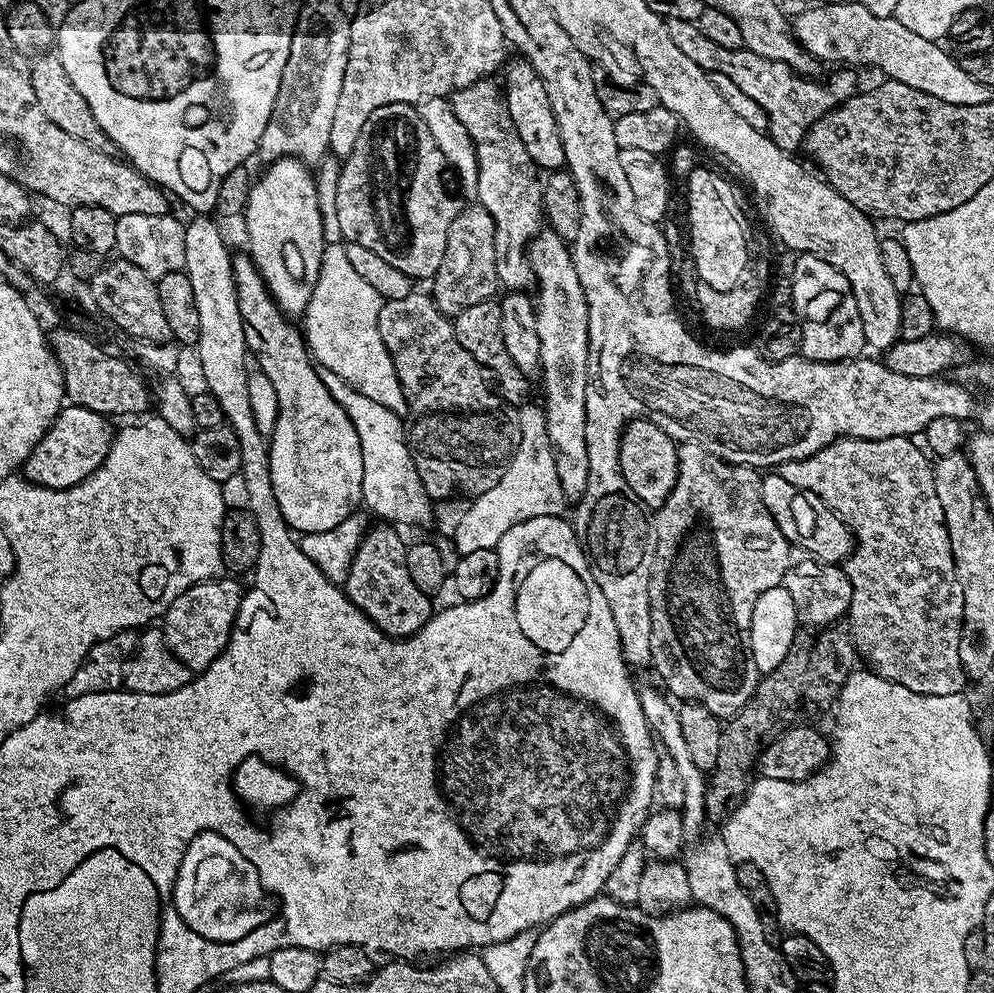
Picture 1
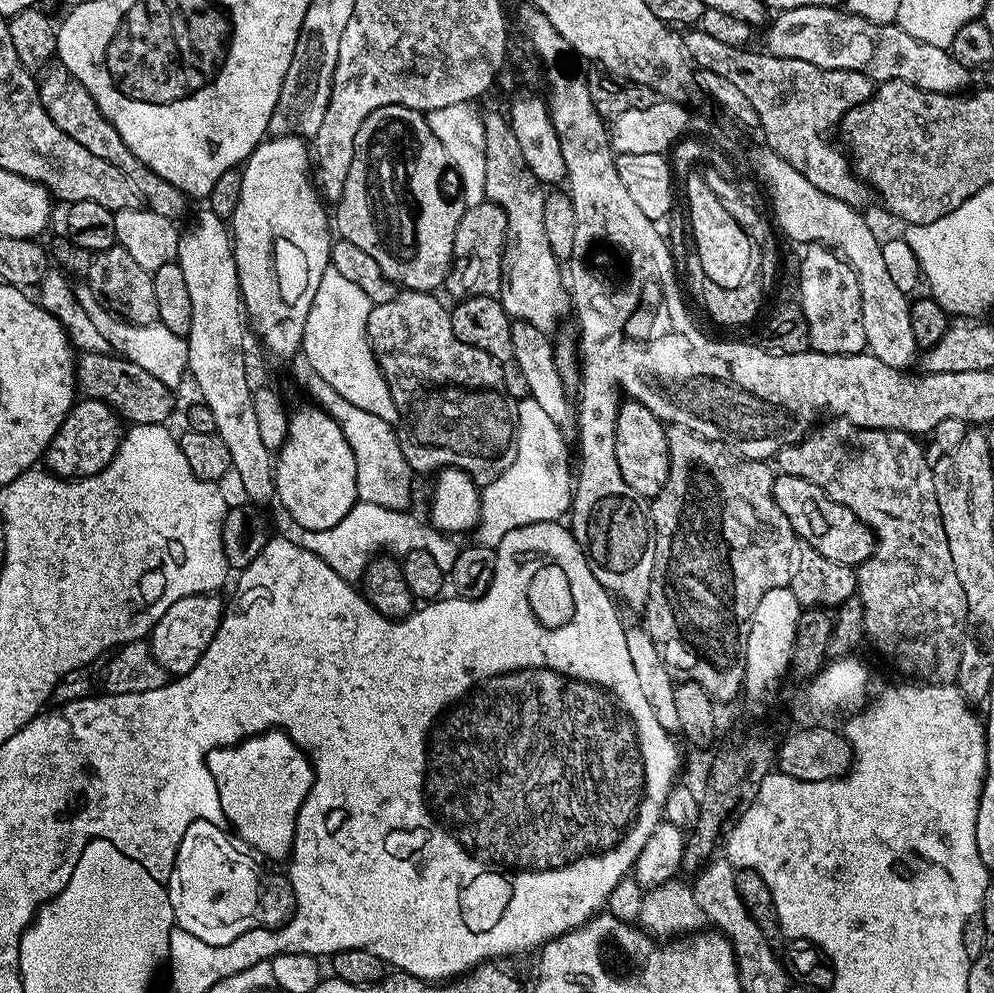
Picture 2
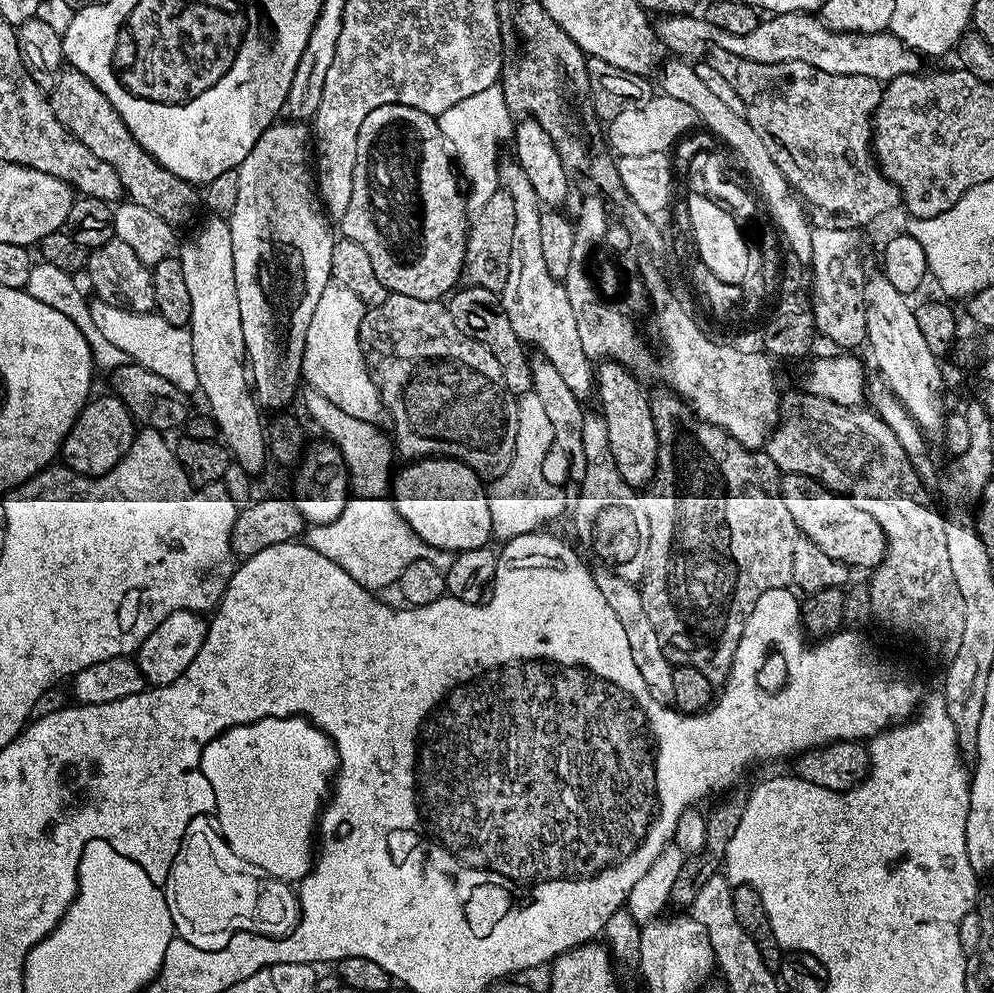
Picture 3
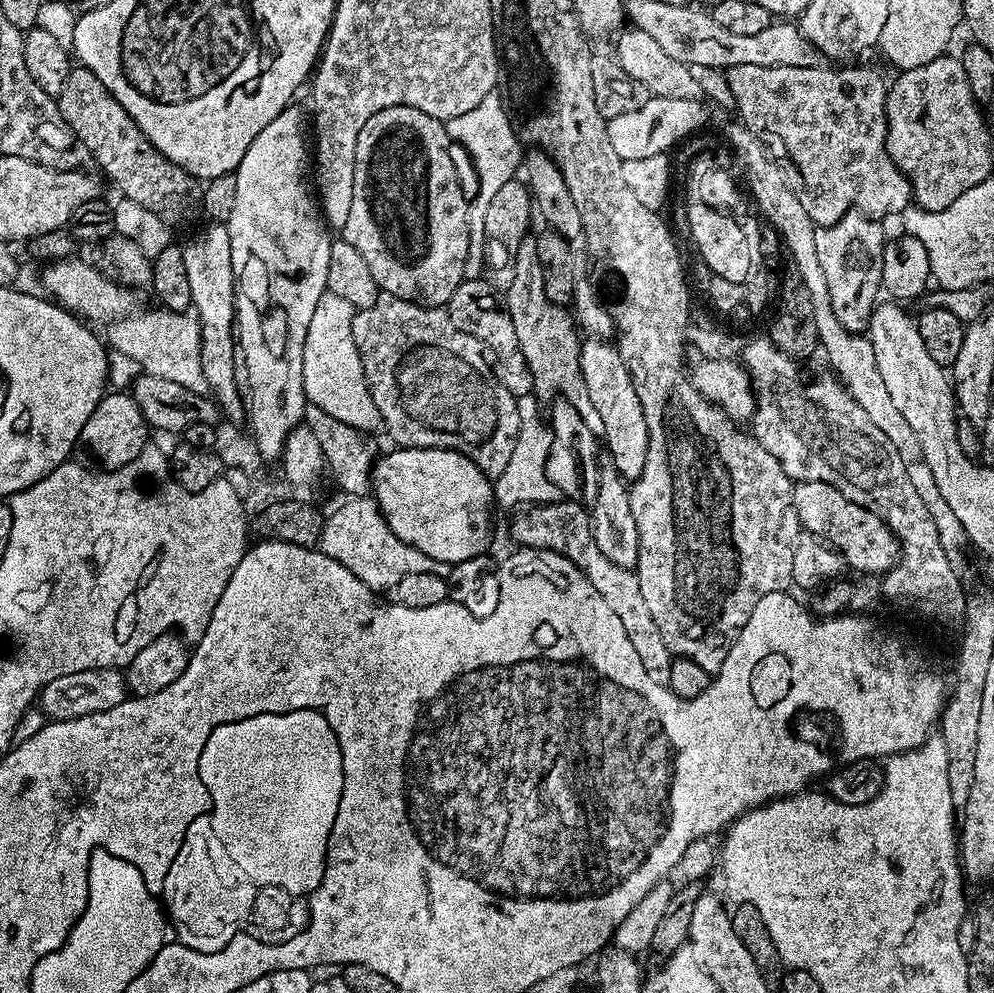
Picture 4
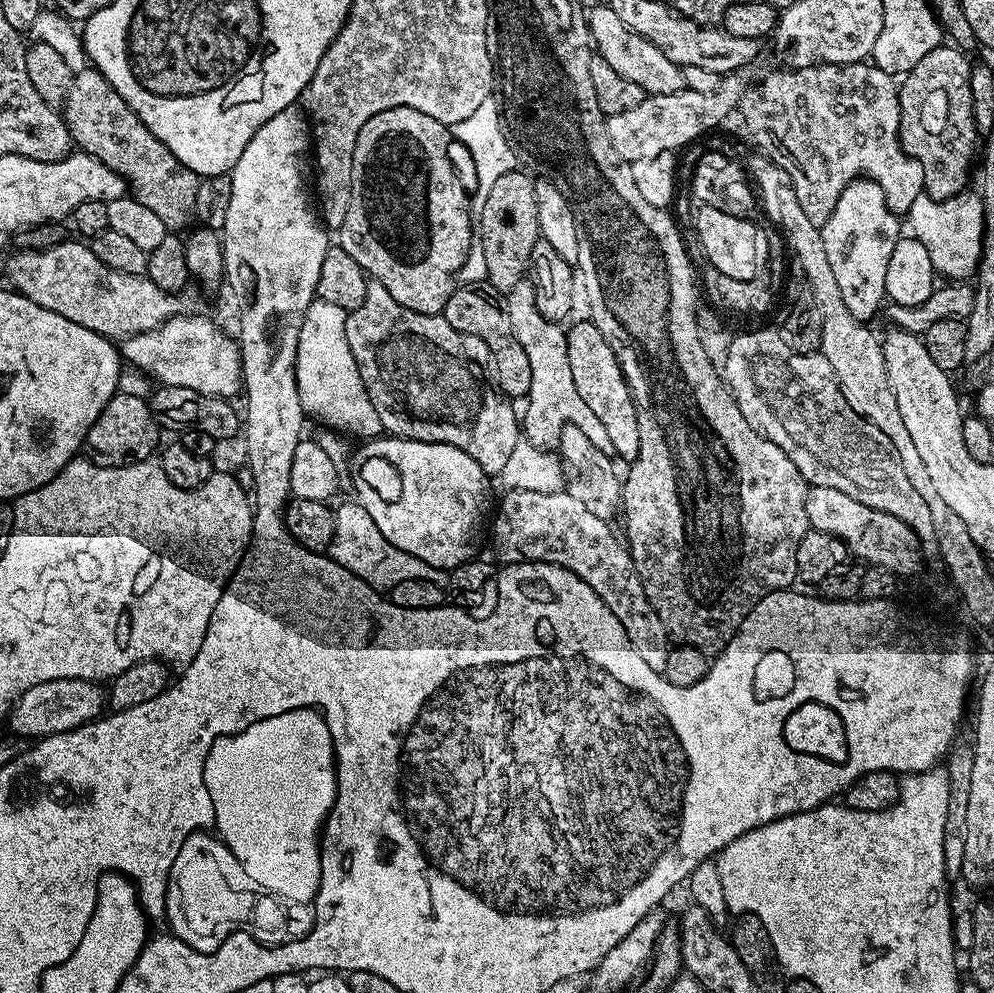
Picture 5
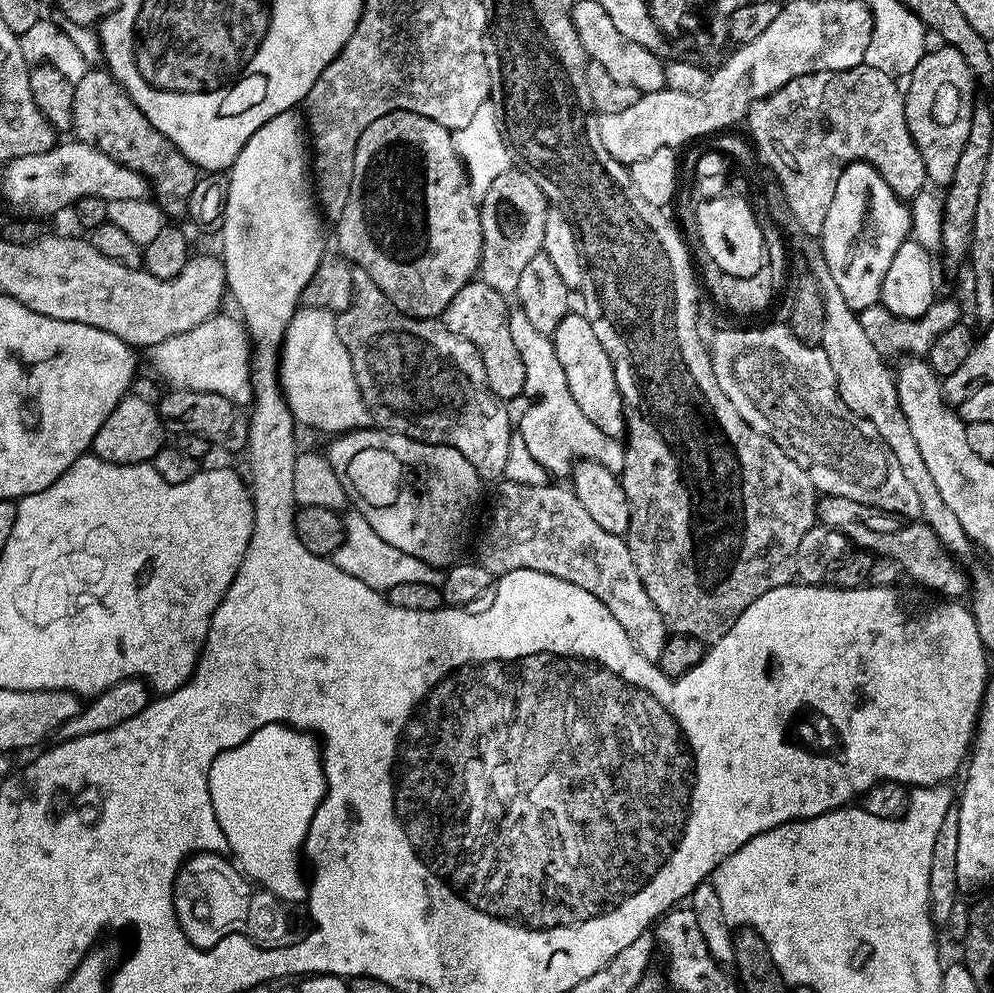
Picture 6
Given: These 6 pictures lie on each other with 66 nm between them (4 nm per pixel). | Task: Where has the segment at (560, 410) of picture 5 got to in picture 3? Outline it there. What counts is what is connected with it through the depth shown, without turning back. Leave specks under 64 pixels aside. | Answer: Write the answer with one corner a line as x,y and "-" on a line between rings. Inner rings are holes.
506,158
499,161
499,187
514,198
514,242
510,242
510,258
508,259
508,273
506,286
499,293
500,303
506,310
506,318
510,318
510,326
514,326
514,334
524,341
525,345
536,347
535,351
544,356
558,370
570,390
581,401
587,401
588,391
594,388
594,364
584,353
582,338
578,334
578,313
572,305
572,299
566,294
563,283
552,277
550,270
546,270
546,262
542,255
541,221
542,205
534,186
530,186
530,178
526,178
526,170
516,163
515,159

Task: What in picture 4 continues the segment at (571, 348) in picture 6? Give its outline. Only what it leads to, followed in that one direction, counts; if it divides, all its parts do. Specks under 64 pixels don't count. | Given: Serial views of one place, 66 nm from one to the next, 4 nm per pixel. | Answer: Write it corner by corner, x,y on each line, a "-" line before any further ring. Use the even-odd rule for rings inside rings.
588,338
580,345
580,373
582,382
586,382
586,394
590,394
590,402
594,402
594,410
598,410
602,418
603,447
608,447
608,456
611,467
625,481
636,480
642,474
642,468
646,466
646,452
650,450
650,430
646,426
646,414
642,414
642,402
638,402
638,390
632,381
632,375
628,369
628,363
622,358
620,349
615,343
604,338

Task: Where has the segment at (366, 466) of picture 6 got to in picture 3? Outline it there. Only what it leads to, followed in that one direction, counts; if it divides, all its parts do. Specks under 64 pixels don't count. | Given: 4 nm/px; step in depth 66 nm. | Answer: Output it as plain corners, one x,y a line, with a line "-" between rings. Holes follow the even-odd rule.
420,458
395,473
390,496
398,514
432,548
453,554
483,548
493,539
485,481
463,459

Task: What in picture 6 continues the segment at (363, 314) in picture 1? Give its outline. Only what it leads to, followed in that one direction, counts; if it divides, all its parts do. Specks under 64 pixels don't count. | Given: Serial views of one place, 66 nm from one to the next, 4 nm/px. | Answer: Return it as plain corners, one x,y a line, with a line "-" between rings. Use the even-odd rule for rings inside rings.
303,306
297,308
294,318
284,335
284,347
280,349
280,387
284,389
284,400
288,404
288,408
292,412
292,418
296,421
297,425
304,427
305,424
308,428
317,428
320,432
332,432
331,434
356,432
359,428
373,427
374,421
372,415
362,398
362,394
358,390
358,382
354,378
354,366
352,365
346,346
342,346
342,338
338,334
336,316
333,313
322,310
321,308
305,308

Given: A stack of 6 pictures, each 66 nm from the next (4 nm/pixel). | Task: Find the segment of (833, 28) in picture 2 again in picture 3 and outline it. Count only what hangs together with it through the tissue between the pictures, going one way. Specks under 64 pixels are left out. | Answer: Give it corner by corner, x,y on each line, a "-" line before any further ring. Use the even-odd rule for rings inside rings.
813,13
772,14
761,19
750,34
726,34
718,30
706,18
699,15
664,16
661,24
655,25
656,35
669,53
680,58
703,57
710,46
730,50
738,58
750,58
750,62
805,62
815,69
828,74
861,74
874,78
881,84
888,83
902,74
914,73
921,69
919,53
908,48
891,31
883,32
840,32
834,31
823,19

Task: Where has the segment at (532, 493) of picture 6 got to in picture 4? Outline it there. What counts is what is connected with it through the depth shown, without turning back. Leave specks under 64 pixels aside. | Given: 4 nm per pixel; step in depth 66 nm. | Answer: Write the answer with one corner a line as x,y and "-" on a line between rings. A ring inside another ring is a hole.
561,498
553,504
525,507
513,516
516,516
512,520
512,536
517,540
515,543
541,552
560,552
570,562
574,562
574,566
582,570
590,586
594,586
594,590
602,594
602,602
606,602
606,606
610,606
610,610
618,614
630,642
634,642
634,651
638,653
646,674
650,674
654,682
667,685
672,660
666,642
662,642
662,634
658,634
658,626
654,626
654,618
650,618
646,601
642,599
642,586
638,586
638,578
633,569
618,566
606,554
602,554
598,542
592,537
589,509
583,503

